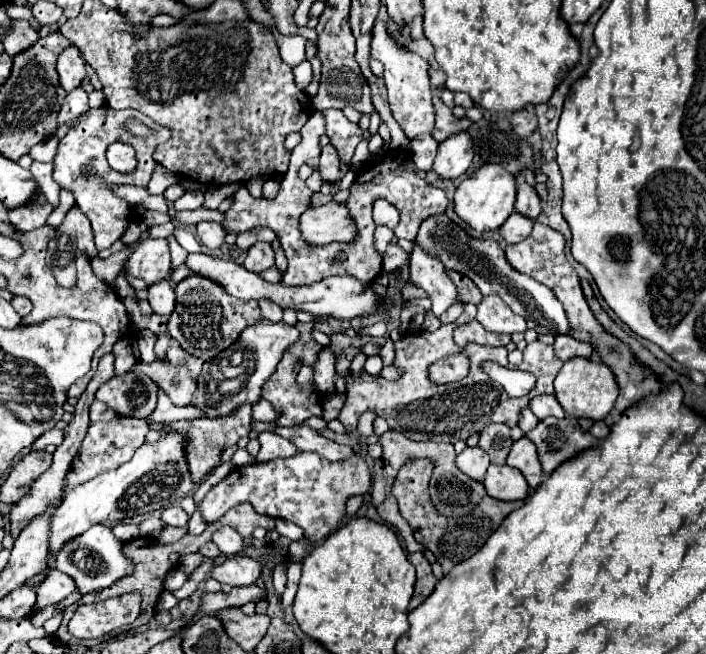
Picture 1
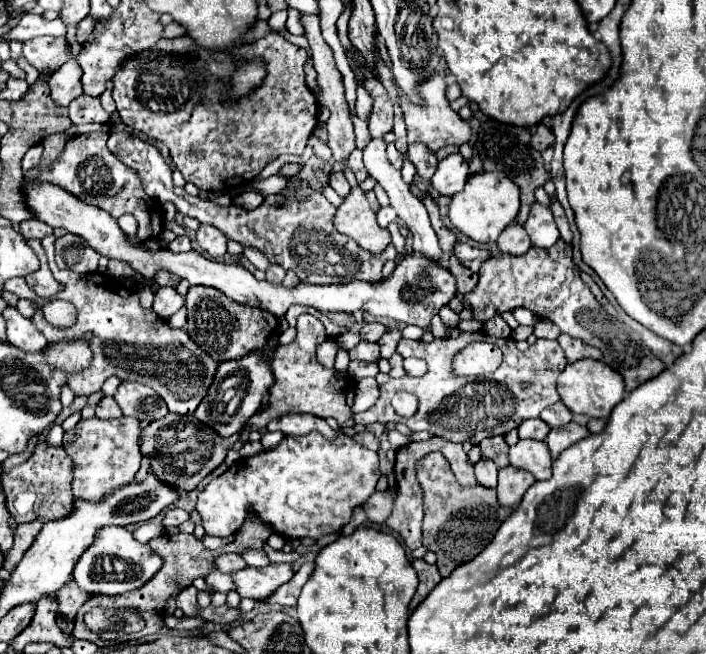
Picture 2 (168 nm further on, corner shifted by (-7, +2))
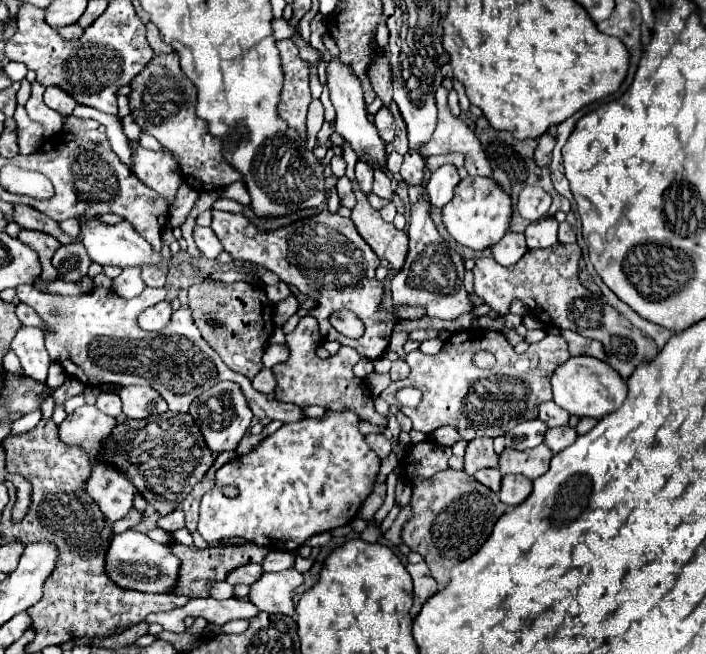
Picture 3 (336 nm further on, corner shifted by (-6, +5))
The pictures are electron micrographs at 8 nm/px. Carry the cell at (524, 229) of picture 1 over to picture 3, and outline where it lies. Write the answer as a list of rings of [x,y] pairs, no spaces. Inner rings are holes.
[[[507,232],[497,244],[491,246],[491,252],[493,252],[493,258],[499,264],[511,266],[527,252],[525,236],[523,234],[515,234],[515,232]]]

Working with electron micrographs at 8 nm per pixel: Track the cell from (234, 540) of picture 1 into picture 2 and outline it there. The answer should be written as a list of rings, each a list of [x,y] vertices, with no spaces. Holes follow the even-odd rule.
[[[250,549],[250,551],[244,553],[242,557],[244,557],[244,561],[246,561],[248,565],[252,565],[252,567],[266,567],[266,565],[270,565],[270,559],[268,559],[268,555],[266,555],[264,549],[258,549],[258,551]]]

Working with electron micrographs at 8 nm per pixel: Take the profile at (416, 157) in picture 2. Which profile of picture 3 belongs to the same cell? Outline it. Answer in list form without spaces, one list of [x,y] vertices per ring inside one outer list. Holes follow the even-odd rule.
[[[413,150],[405,154],[403,166],[401,166],[401,178],[411,186],[411,184],[421,184],[425,174],[425,158]]]

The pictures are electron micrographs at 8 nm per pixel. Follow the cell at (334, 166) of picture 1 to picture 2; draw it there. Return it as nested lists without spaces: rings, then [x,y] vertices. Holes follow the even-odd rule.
[[[334,173],[334,175],[330,177],[330,185],[332,185],[332,189],[334,189],[340,197],[346,197],[346,195],[350,193],[350,185],[348,185],[344,173]]]

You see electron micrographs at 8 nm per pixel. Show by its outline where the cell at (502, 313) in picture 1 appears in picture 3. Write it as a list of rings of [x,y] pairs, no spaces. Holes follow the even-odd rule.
[[[553,244],[543,250],[527,250],[513,266],[501,266],[495,258],[479,258],[473,268],[475,294],[497,314],[509,314],[513,300],[521,300],[533,318],[545,326],[559,330],[569,328],[581,336],[599,340],[605,348],[607,362],[627,380],[641,362],[657,356],[657,346],[639,328],[631,326],[613,306],[605,304],[599,294],[585,290],[577,278],[577,264],[581,260],[579,244]]]

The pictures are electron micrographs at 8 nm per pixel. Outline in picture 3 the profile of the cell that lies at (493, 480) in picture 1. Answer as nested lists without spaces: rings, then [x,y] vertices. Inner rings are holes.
[[[505,474],[501,480],[499,498],[507,506],[521,504],[531,494],[531,480],[521,474]]]

